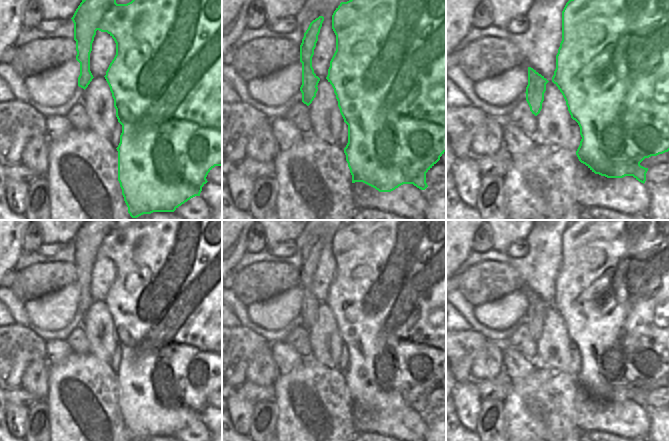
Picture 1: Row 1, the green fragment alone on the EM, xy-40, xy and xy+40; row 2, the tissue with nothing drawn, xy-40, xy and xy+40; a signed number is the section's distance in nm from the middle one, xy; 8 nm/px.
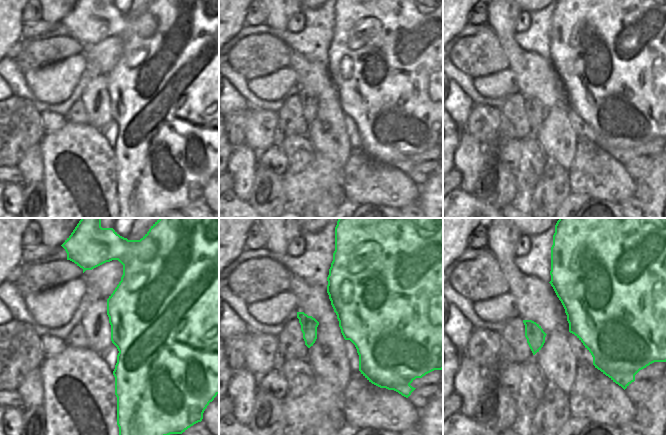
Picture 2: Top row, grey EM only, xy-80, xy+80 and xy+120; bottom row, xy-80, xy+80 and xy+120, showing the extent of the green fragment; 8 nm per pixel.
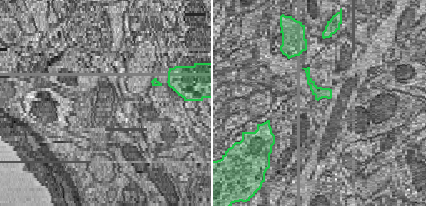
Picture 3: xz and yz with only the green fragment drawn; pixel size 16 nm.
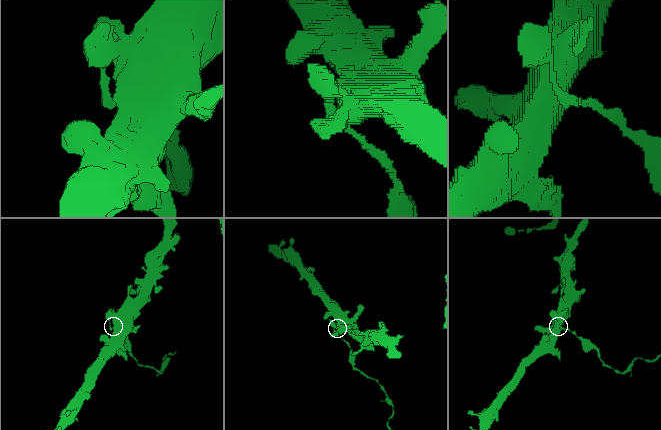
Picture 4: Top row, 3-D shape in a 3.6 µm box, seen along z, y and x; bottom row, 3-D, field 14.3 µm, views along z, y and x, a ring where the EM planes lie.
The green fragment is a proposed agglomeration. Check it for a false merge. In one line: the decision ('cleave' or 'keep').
cleave

